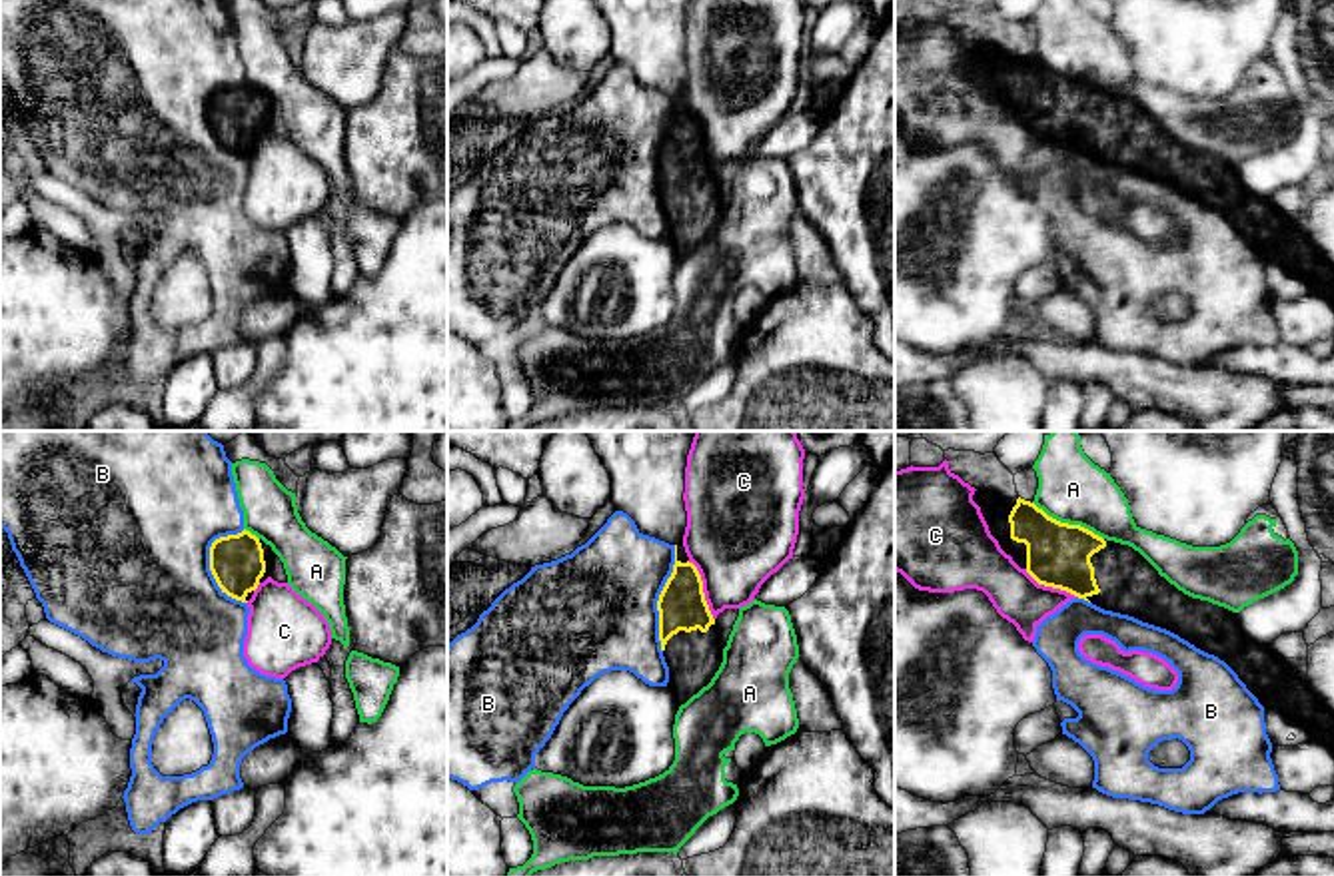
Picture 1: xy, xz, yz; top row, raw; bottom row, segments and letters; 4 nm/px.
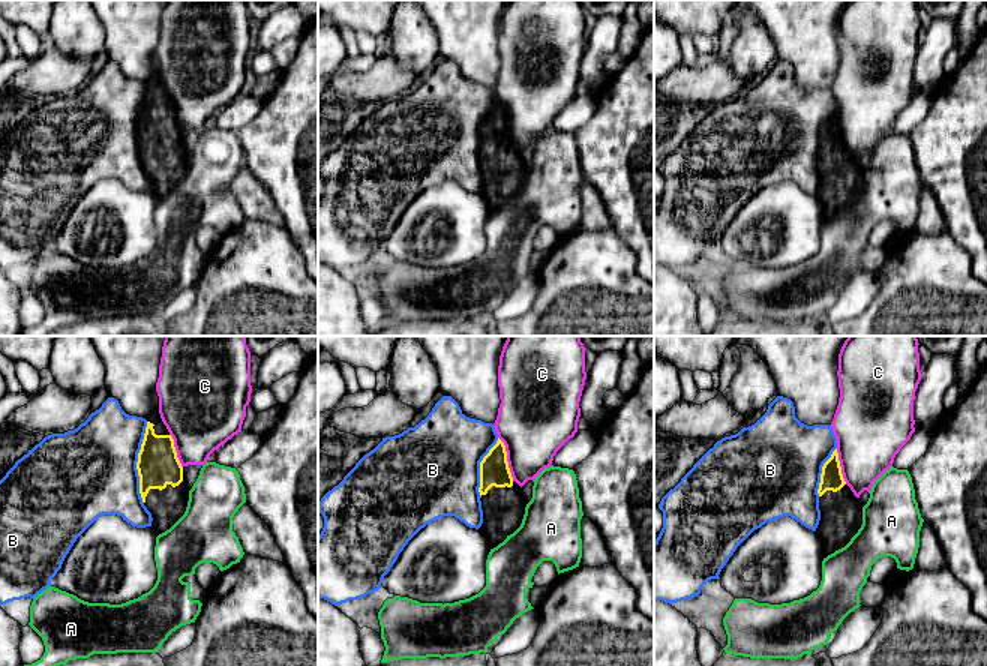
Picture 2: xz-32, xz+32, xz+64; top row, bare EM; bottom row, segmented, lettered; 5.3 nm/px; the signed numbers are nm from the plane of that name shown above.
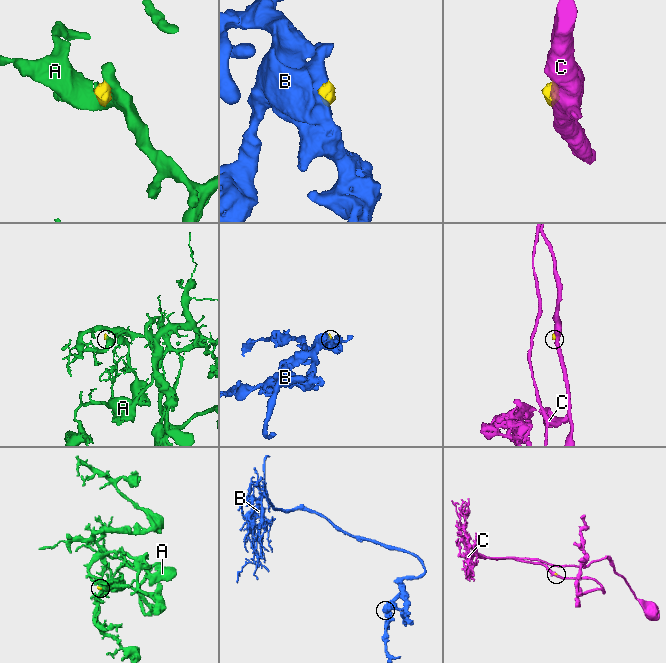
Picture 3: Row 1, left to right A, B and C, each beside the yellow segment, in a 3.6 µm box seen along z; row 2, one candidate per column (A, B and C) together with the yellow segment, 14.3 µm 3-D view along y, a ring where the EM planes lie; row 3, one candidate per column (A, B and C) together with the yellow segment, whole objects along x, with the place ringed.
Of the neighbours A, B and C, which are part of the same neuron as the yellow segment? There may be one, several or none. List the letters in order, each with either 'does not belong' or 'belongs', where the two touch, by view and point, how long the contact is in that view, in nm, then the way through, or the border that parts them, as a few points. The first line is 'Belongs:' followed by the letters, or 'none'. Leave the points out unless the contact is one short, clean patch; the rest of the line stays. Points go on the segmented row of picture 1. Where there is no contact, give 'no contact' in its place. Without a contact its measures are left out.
Belongs: none
A: does not belong | yz (1067, 523) | 320 nm | along yz (1033, 501), (1049, 515), (1079, 523), (1103, 539)
B: does not belong | xy (210, 563) | 300 nm
C: does not belong | xz (701, 589) | 260 nm | along xz (687, 561), (699, 575), (703, 599), (713, 619)

